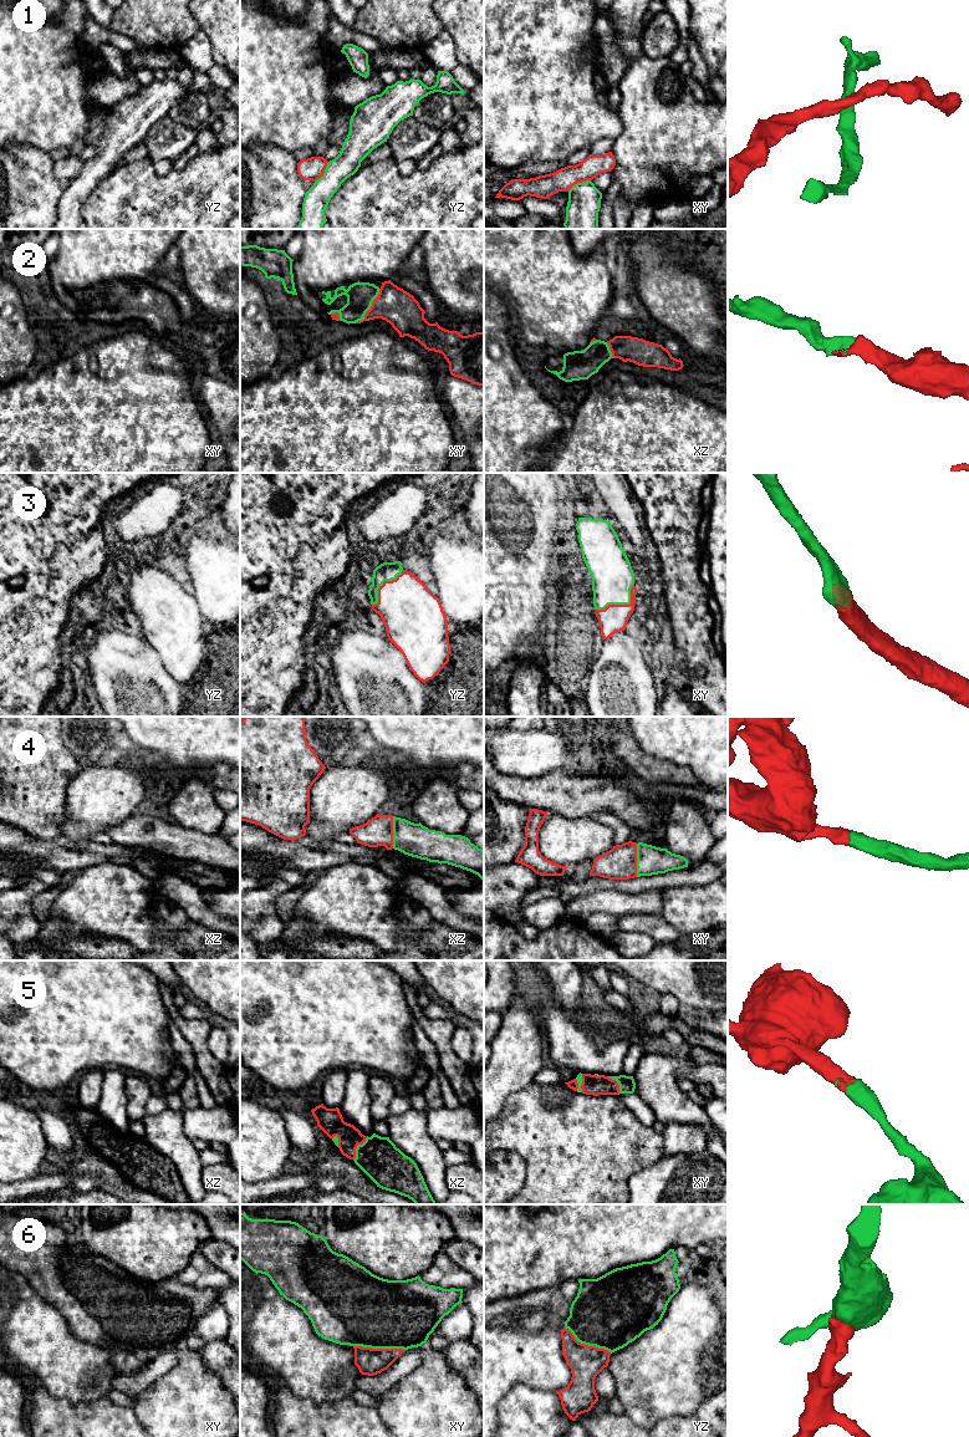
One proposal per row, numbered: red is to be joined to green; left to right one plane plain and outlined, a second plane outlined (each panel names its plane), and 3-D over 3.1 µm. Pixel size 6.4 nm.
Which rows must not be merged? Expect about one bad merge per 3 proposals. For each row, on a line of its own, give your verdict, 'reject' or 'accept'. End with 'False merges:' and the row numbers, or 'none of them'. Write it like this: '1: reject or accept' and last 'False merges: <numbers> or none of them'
1: reject
2: accept
3: accept
4: accept
5: accept
6: accept
False merges: 1

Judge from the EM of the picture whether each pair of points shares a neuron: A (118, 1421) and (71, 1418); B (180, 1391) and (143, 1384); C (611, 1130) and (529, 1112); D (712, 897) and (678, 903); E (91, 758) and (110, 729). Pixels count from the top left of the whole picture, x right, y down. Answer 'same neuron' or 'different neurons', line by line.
A: same neuron
B: different neurons
C: same neuron
D: same neuron
E: same neuron

